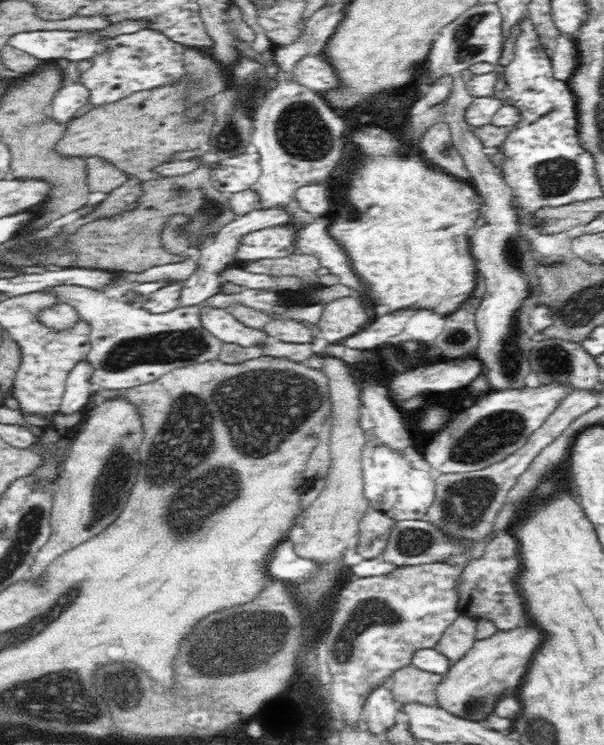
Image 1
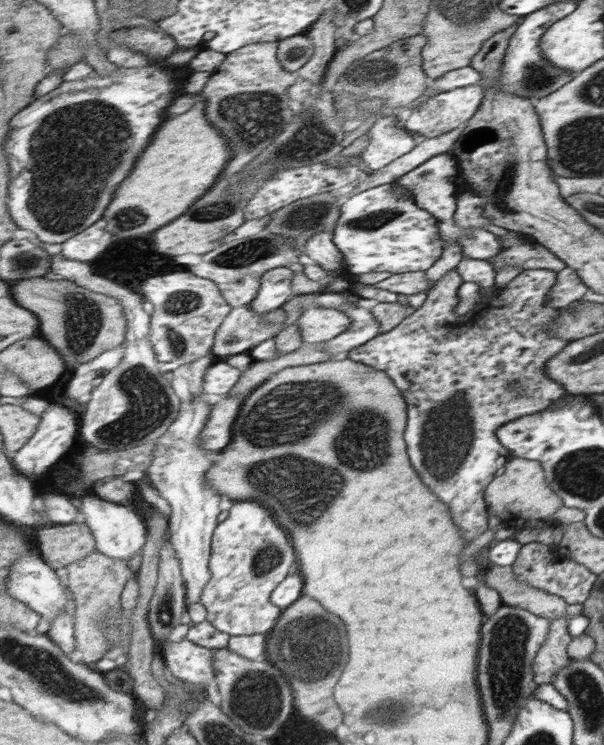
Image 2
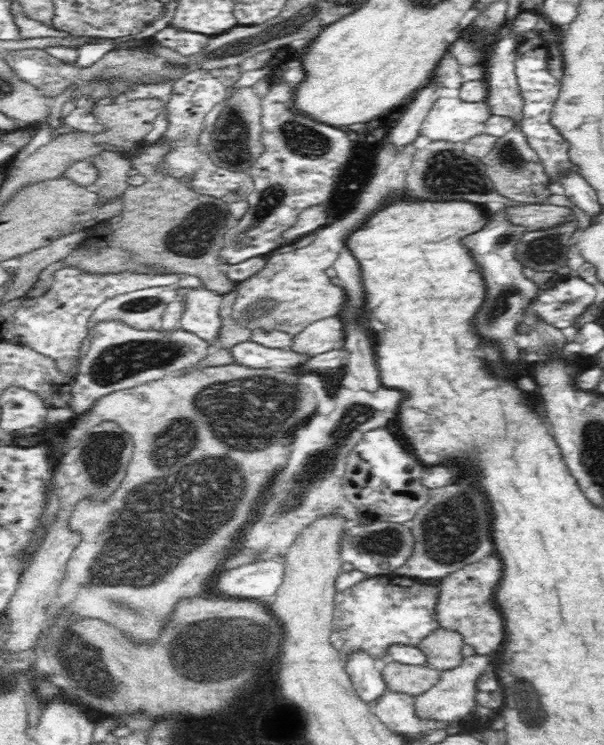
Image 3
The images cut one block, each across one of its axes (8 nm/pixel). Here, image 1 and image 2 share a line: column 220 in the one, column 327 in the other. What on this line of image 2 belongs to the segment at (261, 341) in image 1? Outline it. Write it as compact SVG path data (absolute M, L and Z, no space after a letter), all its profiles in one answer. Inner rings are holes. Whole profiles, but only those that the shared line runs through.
M316 294L295 295L292 303L302 304L303 308L299 319L296 321L301 328L301 338L306 345L317 345L319 343L333 341L347 331L353 319L339 309L322 308L316 305Z

